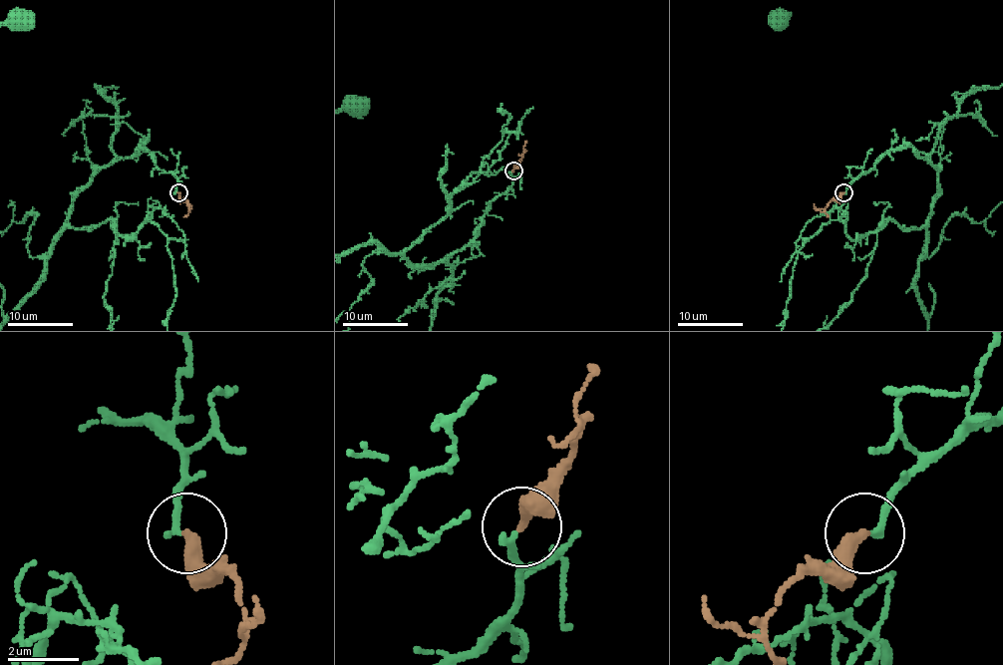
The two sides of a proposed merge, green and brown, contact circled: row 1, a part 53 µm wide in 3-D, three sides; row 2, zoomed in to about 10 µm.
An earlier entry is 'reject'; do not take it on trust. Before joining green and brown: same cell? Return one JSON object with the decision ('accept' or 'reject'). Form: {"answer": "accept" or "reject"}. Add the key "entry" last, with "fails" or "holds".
{"answer": "accept", "entry": "fails"}

